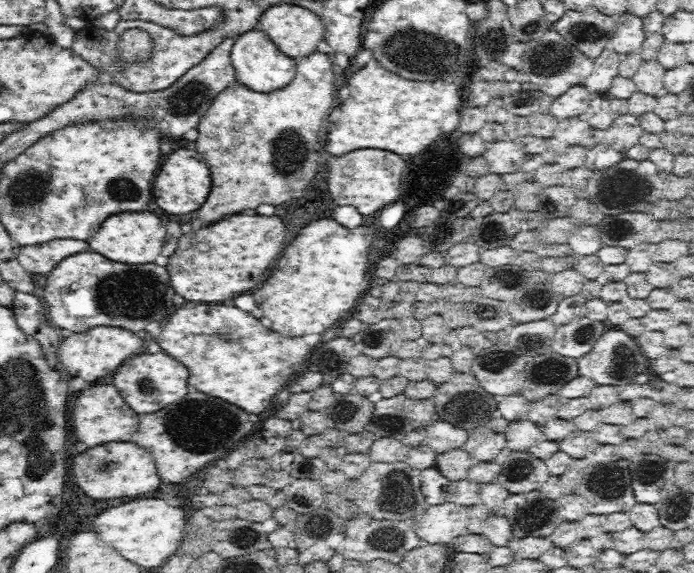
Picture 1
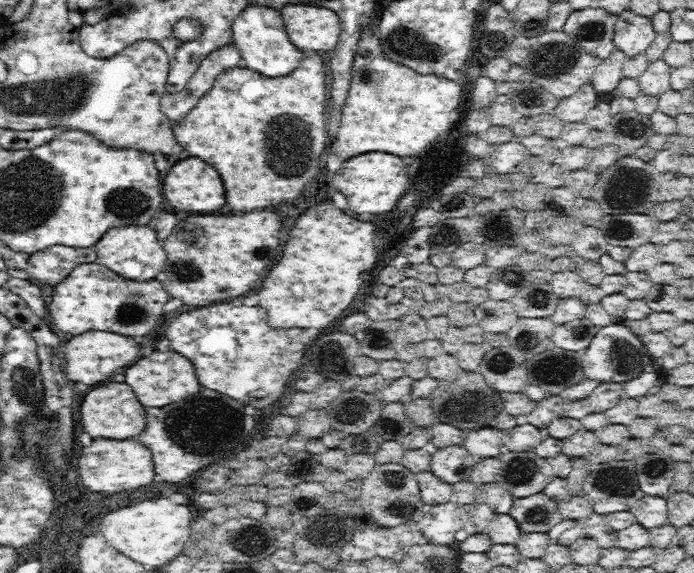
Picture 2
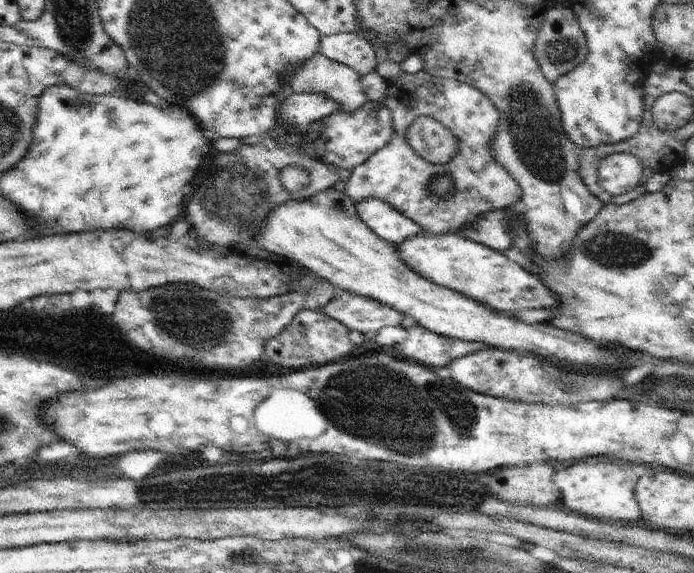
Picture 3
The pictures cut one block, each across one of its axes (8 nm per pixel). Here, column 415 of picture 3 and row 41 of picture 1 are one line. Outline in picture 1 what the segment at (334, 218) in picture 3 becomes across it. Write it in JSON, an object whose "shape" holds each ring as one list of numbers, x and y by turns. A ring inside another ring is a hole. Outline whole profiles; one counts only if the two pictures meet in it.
{"shape":[[286,3,268,7,260,16,256,28,268,35,268,38,276,44,278,50,287,54,293,60,318,51,318,46,324,40,324,32,326,32,324,23,317,14,301,6]]}

